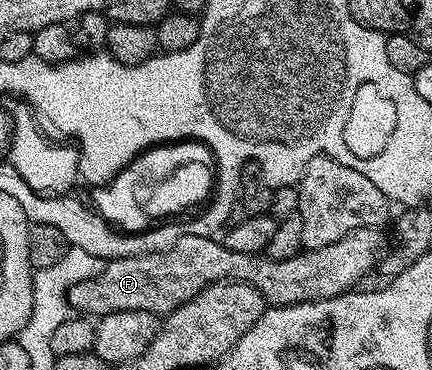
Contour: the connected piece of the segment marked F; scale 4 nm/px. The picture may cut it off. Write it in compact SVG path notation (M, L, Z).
M379 227L356 228L346 233L338 242L330 242L330 246L302 250L294 258L269 260L264 254L238 254L238 250L230 250L219 239L212 236L183 236L178 238L169 248L160 252L144 252L141 256L117 256L109 259L94 278L86 282L78 282L68 292L68 307L80 314L92 318L109 316L115 312L126 310L142 310L167 314L178 306L190 302L201 290L211 284L221 284L224 280L237 280L243 284L254 286L264 296L269 305L285 308L291 304L314 302L341 296L343 292L353 291L363 276L377 271L378 265L386 251L384 236Z

